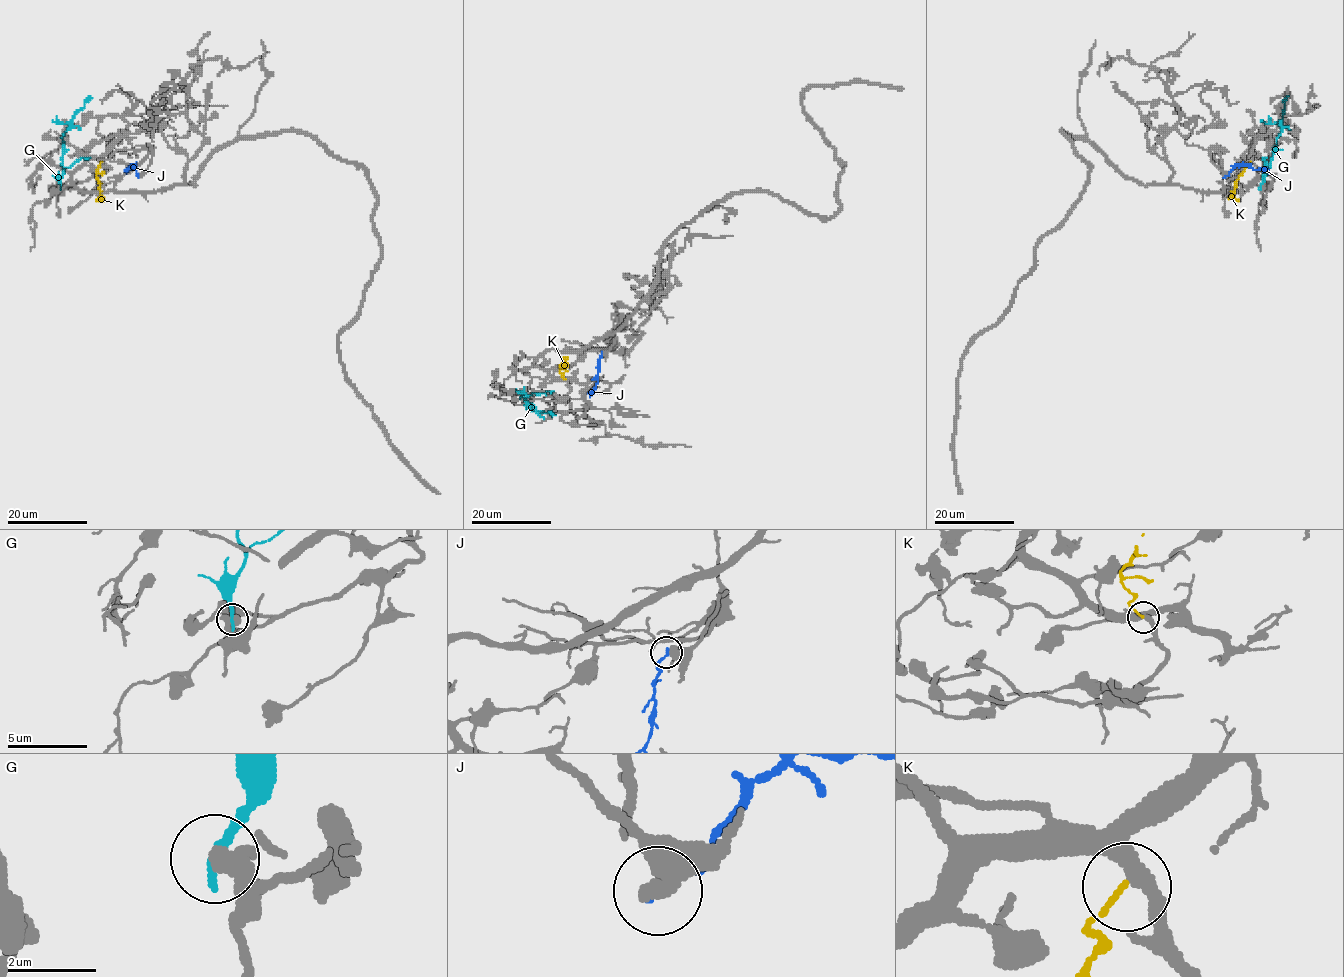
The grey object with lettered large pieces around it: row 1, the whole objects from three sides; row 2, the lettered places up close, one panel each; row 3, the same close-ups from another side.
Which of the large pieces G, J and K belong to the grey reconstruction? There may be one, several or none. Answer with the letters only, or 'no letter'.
K

